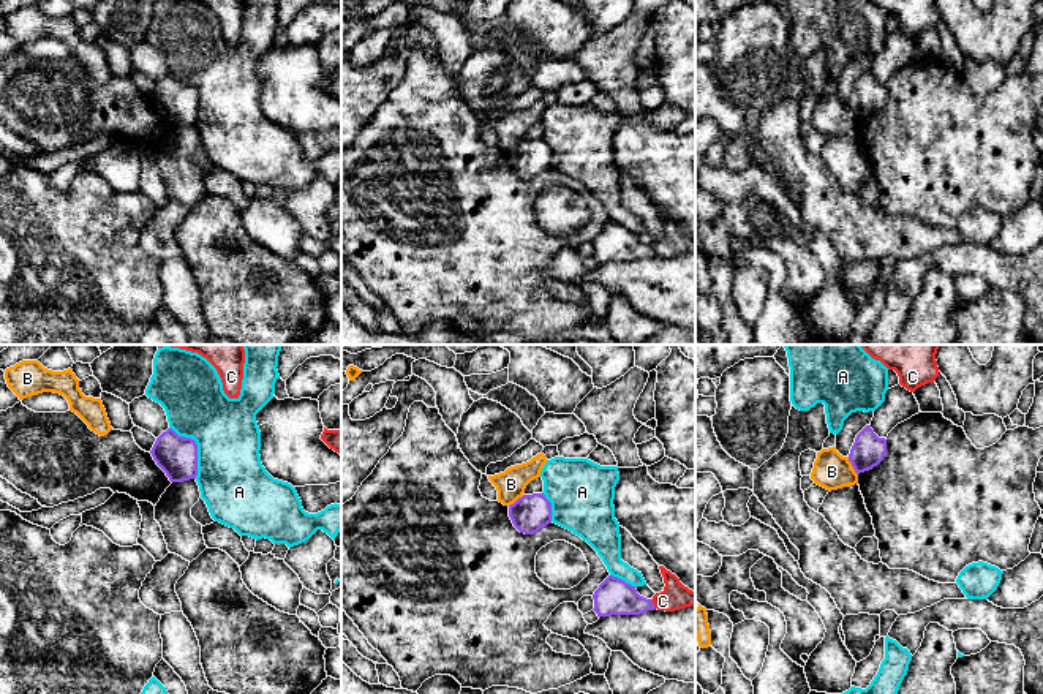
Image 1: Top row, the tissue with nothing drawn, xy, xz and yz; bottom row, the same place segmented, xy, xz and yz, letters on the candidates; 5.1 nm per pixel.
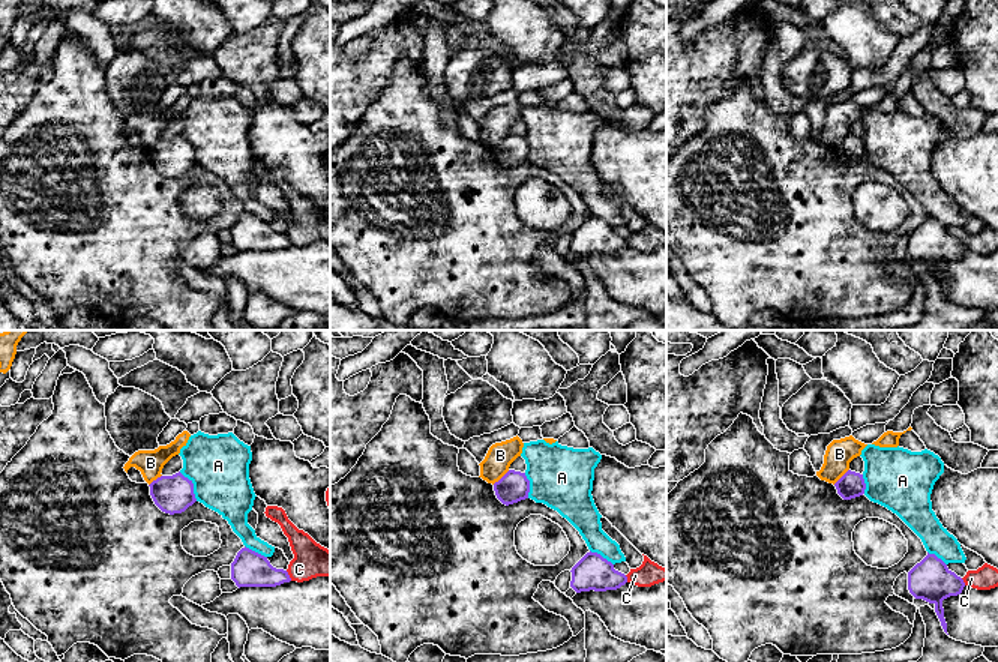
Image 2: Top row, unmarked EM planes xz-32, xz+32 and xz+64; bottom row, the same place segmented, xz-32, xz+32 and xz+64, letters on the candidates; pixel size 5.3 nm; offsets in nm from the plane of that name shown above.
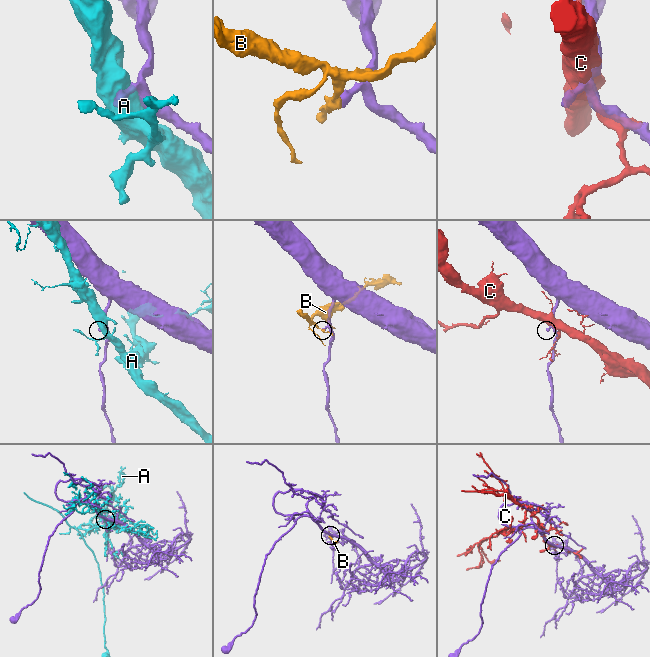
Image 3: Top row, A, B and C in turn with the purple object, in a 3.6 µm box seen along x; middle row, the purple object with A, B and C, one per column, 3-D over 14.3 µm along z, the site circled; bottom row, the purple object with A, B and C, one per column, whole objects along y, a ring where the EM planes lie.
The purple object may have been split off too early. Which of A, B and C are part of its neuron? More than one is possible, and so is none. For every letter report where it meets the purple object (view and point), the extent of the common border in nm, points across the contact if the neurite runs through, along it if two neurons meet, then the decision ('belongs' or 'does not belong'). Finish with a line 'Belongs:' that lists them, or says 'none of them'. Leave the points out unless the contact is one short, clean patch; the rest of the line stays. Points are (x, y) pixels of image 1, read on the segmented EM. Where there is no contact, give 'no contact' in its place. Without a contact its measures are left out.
A: contact xy (196, 448); length 300 nm; does not belong
B: contact yz (852, 465); length 110 nm; border yz (847, 457), (857, 475); does not belong
C: contact xz (653, 604); length 60 nm; does not belong
Belongs: none of them

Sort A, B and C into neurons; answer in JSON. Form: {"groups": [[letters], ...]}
{"groups": [["A"], ["B"], ["C"]]}

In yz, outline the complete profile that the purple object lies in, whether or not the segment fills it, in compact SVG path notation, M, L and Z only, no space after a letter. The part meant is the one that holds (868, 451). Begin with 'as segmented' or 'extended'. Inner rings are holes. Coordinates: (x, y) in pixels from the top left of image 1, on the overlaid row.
as segmented | M866 425L855 438L855 443L849 454L857 474L864 473L877 466L887 455L887 439L879 438L871 425Z

